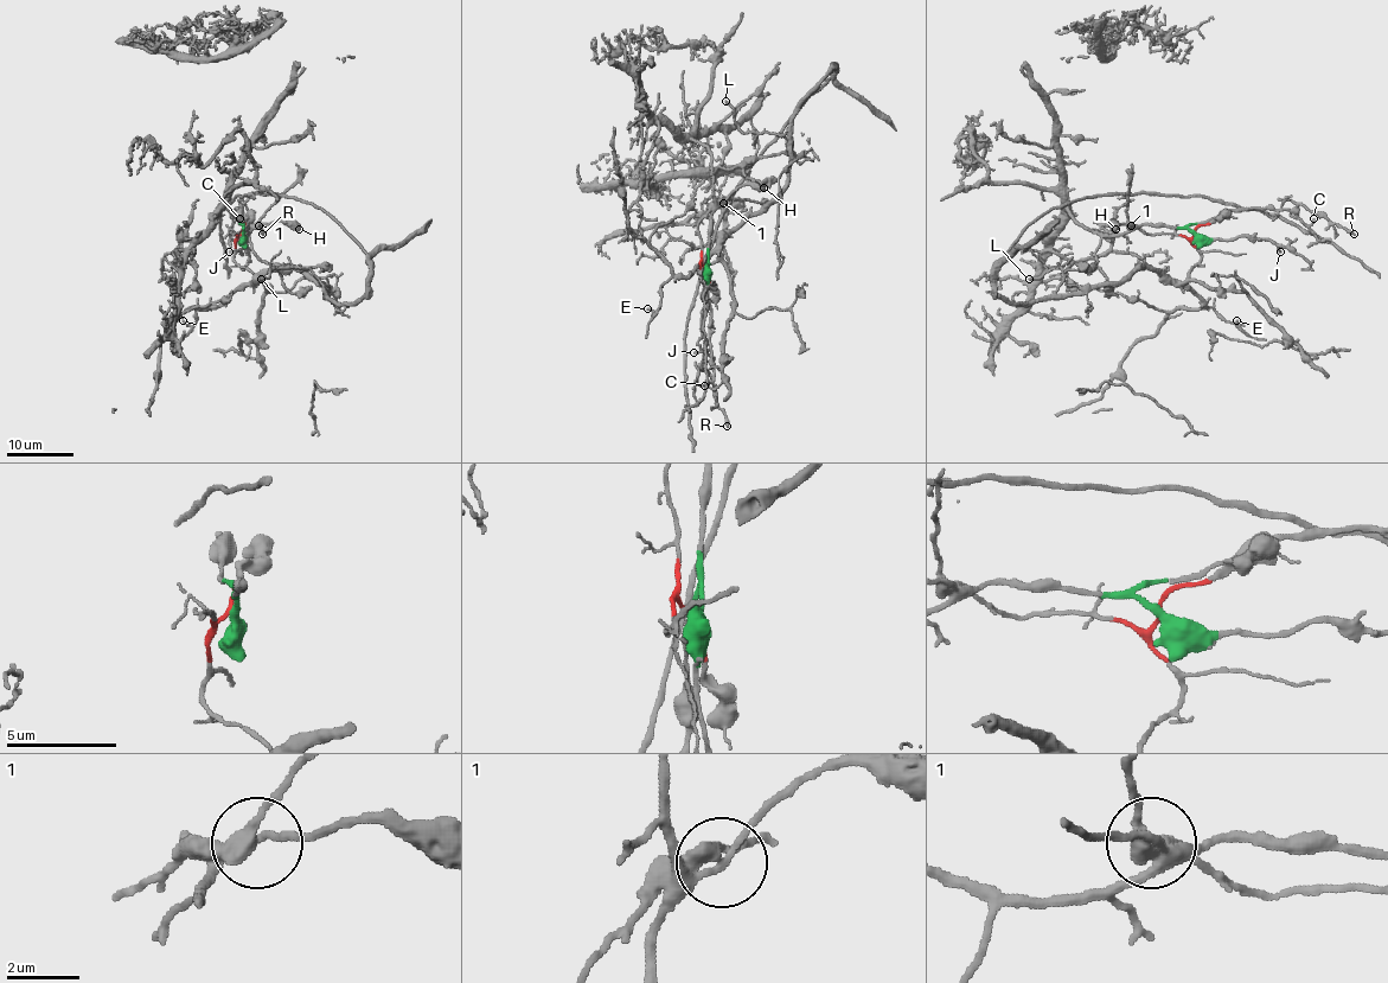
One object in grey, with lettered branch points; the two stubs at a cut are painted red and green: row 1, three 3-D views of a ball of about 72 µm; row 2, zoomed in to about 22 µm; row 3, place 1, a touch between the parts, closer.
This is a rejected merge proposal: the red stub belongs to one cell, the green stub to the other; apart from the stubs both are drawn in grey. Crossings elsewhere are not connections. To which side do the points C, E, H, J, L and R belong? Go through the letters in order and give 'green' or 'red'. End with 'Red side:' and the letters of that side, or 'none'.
C: green
E: red
H: green
J: green
L: red
R: green
Red side: E, L

